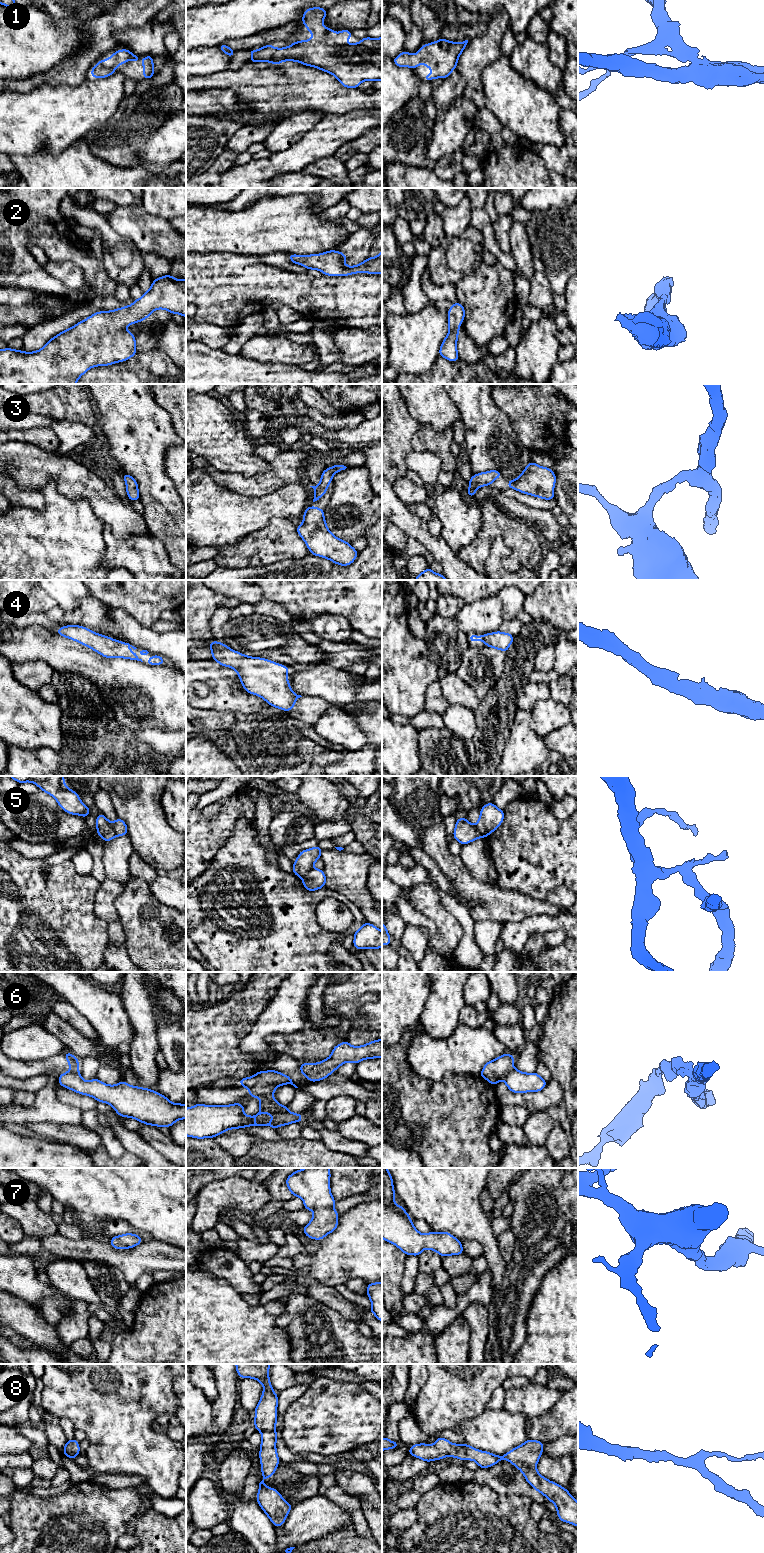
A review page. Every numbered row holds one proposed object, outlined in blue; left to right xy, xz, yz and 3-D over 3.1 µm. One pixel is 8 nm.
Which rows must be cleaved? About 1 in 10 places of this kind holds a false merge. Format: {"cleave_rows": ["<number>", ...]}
{"cleave_rows": ["5", "6"]}

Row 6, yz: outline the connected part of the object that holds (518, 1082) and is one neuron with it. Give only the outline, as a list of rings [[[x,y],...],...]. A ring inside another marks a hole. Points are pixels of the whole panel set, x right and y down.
[[[512,1068],[504,1078],[505,1084],[511,1092],[538,1092],[545,1088],[547,1082],[536,1072],[524,1073]]]

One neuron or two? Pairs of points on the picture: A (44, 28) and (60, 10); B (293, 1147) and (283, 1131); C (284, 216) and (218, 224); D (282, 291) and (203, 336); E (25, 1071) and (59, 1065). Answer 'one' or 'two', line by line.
A: two
B: two
C: one
D: two
E: one

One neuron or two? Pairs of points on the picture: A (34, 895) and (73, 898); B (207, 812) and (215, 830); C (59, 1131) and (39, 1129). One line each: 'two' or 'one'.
A: one
B: two
C: one

